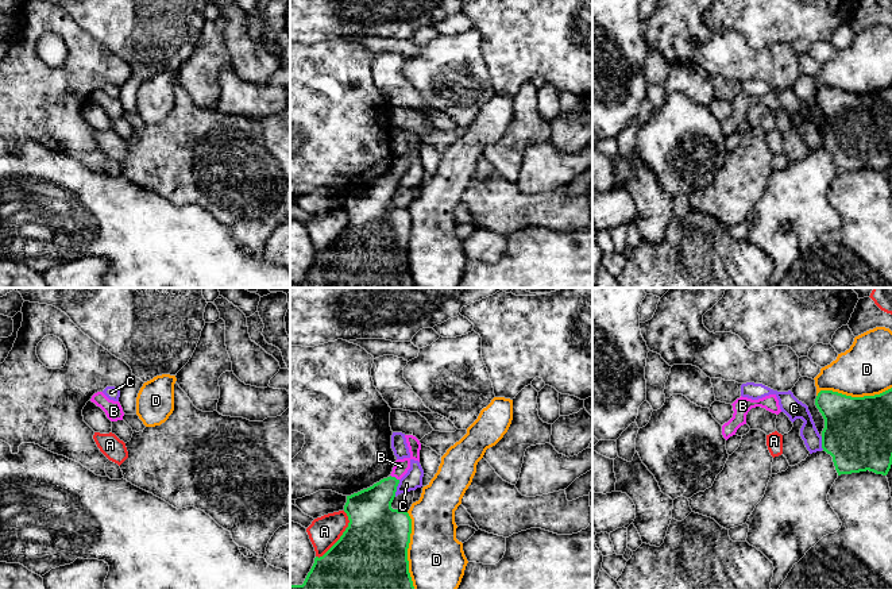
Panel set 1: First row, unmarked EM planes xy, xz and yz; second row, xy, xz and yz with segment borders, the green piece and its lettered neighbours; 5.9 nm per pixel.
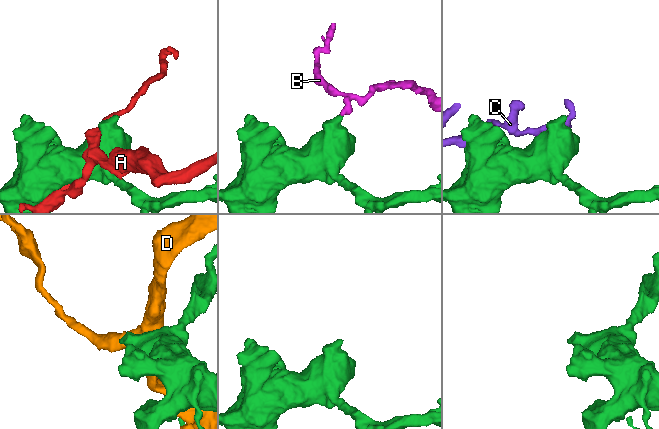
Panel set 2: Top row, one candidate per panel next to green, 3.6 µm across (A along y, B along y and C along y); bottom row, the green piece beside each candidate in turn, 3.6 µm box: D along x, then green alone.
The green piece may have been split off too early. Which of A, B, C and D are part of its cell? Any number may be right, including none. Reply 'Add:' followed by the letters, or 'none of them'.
Add: B

